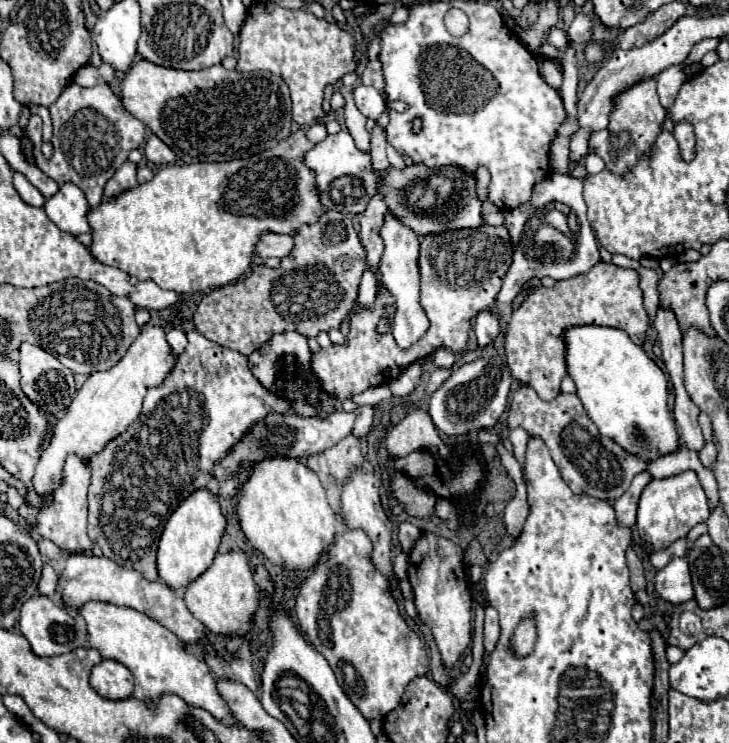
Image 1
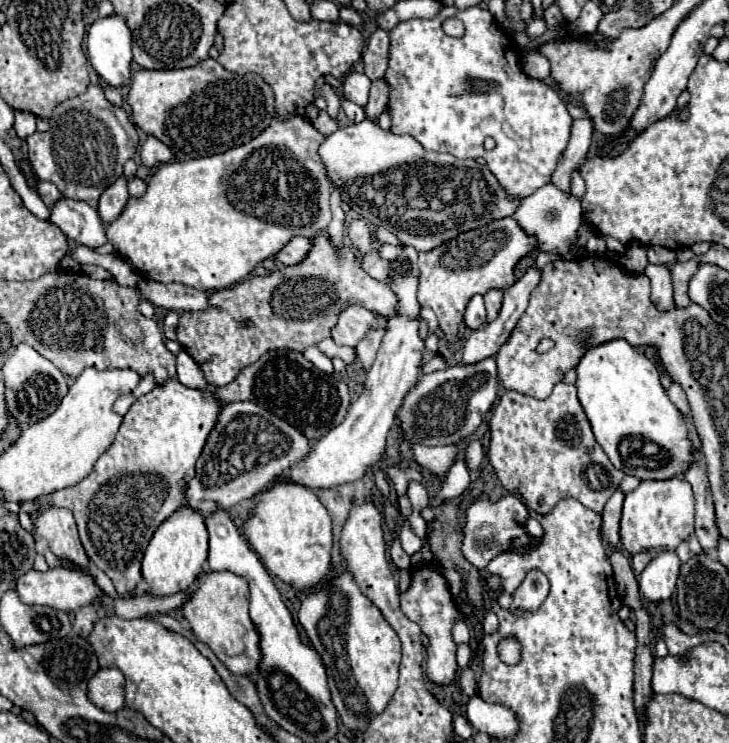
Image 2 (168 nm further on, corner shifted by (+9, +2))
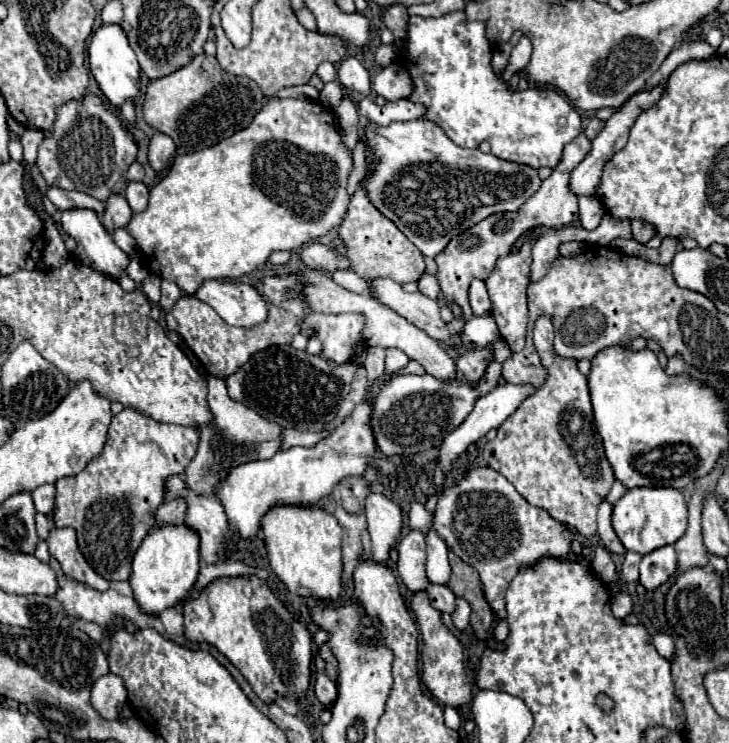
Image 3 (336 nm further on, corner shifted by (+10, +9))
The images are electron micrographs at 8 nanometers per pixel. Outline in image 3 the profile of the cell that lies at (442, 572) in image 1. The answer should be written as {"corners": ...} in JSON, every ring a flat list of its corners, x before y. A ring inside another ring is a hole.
{"corners":[[424,591,414,593,410,601,412,613,416,617,416,623,420,627,422,639,424,639,424,649,422,649,422,681,428,687,428,691,446,707,464,707,472,701,472,691,466,685,466,675,464,675,464,653,460,641,444,627,440,619,440,611,436,611,428,595]]}

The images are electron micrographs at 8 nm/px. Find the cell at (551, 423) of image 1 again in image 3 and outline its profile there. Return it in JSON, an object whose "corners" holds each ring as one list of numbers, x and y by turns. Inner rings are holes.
{"corners":[[540,317,534,325,534,347,548,371,548,379,498,427,494,441,484,445,482,457,492,469,502,473,530,505,546,509,554,519,574,527,578,535,592,537,596,533,598,505,608,495,614,473,594,427,588,377,578,371,576,359,556,355,552,343,552,321]]}

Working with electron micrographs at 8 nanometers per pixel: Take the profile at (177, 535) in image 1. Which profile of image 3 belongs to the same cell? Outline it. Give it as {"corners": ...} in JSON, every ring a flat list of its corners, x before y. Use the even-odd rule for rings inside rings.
{"corners":[[164,525,148,531,144,543,138,547,132,559,130,587,138,607,148,615,160,615,164,609,174,607,178,601,190,597,198,579,198,535,186,525]]}

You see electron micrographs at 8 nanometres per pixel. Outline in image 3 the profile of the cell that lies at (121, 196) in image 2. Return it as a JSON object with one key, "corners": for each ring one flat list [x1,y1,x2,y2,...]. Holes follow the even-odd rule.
{"corners":[[112,195,106,201,106,211,100,217,100,223,104,225,104,229,108,233,112,233,118,227,126,227,128,219,132,219,132,209,126,203,126,199,122,195]]}

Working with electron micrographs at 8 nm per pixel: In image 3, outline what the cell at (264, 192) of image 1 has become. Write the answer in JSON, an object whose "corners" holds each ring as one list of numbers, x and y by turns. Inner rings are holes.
{"corners":[[272,97,256,113,256,119,244,131,238,131,236,135,232,135,232,139,224,139,224,143,218,143,216,147,206,147,202,151,176,155,168,175,158,185,152,187,148,209,144,213,134,215,126,229,138,241,142,261,150,267,152,273,160,275,162,279,168,279,168,281,176,283,184,293,194,295,200,289,200,285,208,279,240,279,242,275,254,271,258,265,264,265,274,251,296,251,296,249,304,247,306,243,312,243,312,241,324,237,330,229,338,227,344,221,344,215,346,215,348,203,350,203,346,183,348,183,352,167,354,167,352,151,342,143,342,135,338,133,334,113,328,107,324,107,320,101,308,101,308,99,300,101,300,99]]}

